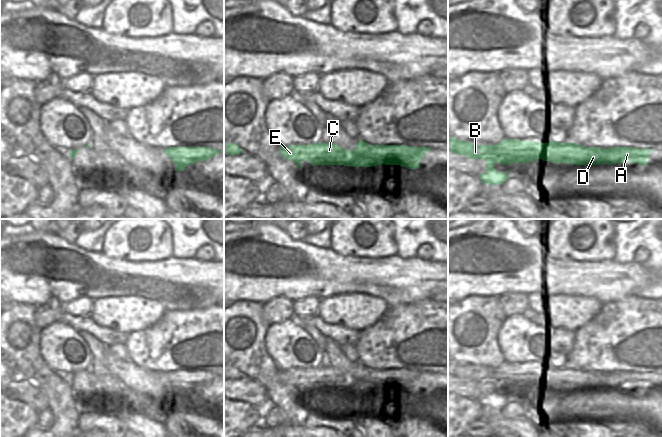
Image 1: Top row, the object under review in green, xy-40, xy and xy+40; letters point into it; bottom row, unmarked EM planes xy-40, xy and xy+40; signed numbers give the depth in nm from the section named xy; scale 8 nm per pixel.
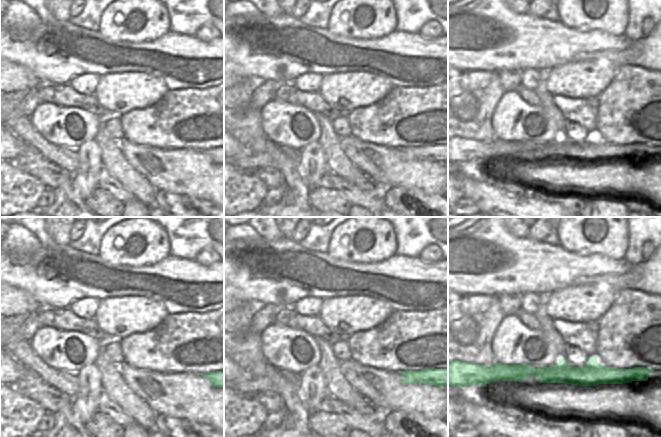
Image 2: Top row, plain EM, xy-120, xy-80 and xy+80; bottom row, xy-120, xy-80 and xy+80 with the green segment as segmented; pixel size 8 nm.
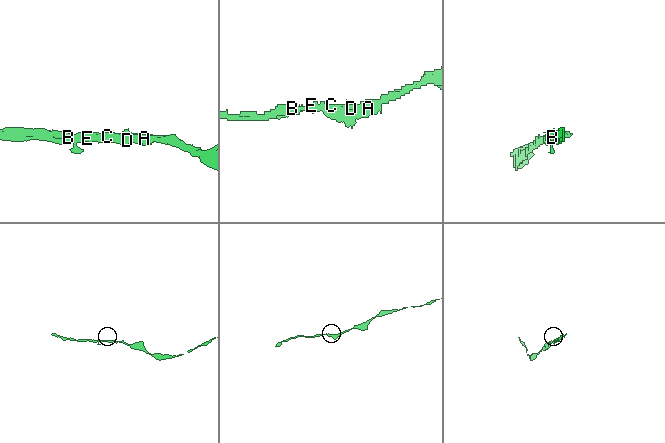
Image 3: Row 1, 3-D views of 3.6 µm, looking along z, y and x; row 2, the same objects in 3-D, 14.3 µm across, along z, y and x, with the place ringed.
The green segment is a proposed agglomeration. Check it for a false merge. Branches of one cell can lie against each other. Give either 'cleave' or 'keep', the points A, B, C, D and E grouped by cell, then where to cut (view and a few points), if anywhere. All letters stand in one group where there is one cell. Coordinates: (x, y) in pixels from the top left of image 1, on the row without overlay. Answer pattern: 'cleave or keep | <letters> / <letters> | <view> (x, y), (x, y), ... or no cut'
keep | A B C D E | no cut

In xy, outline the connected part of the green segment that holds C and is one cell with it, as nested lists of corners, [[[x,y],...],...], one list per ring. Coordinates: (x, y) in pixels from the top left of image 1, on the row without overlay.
[[[359,363],[352,375],[330,366],[279,371],[279,378],[284,383],[296,387],[300,394],[302,394],[301,385],[308,385],[313,391],[316,389],[373,391],[385,388],[417,393],[419,384],[430,374],[428,371],[408,369],[370,369]]]

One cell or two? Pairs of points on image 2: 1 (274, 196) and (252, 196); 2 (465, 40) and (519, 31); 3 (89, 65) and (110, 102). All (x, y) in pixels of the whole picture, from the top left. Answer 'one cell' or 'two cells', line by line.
1: two cells
2: one cell
3: two cells

